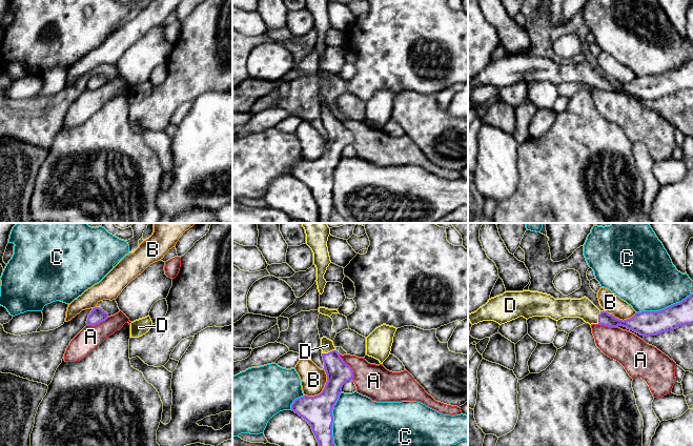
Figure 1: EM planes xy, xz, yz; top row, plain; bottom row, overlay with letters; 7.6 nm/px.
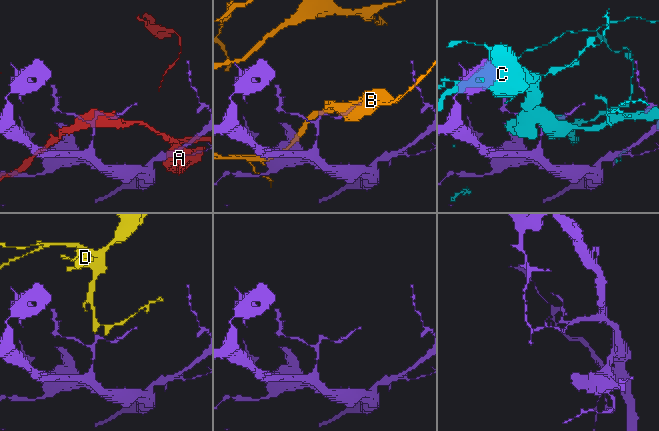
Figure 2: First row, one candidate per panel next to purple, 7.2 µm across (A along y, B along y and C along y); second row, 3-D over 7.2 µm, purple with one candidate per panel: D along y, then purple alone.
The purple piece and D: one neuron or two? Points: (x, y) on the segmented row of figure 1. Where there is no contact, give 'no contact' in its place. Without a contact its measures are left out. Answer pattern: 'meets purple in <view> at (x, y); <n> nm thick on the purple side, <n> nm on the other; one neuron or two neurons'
meets purple in xz at (328, 352); 180 nm thick on the purple side, 100 nm on the other; one neuron

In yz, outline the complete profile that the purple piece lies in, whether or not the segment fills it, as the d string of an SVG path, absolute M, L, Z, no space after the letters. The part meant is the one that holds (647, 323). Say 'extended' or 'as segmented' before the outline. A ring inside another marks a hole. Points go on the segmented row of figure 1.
extended; M506 291L488 300L476 311L468 313L472 325L494 321L500 325L519 317L580 318L586 323L608 327L627 327L640 336L657 336L679 326L693 323L693 293L679 303L659 311L636 312L632 318L619 320L607 311L600 311L588 298L554 299L538 291Z

